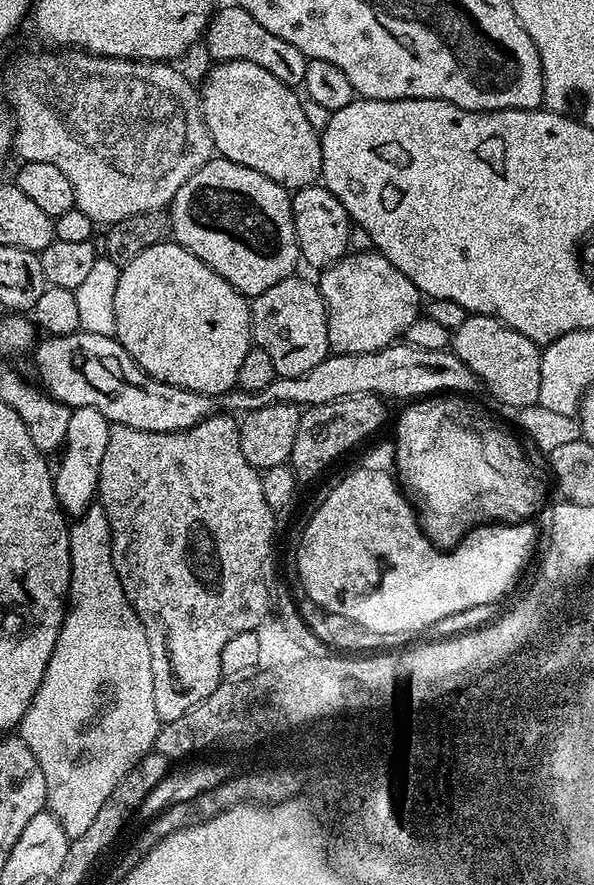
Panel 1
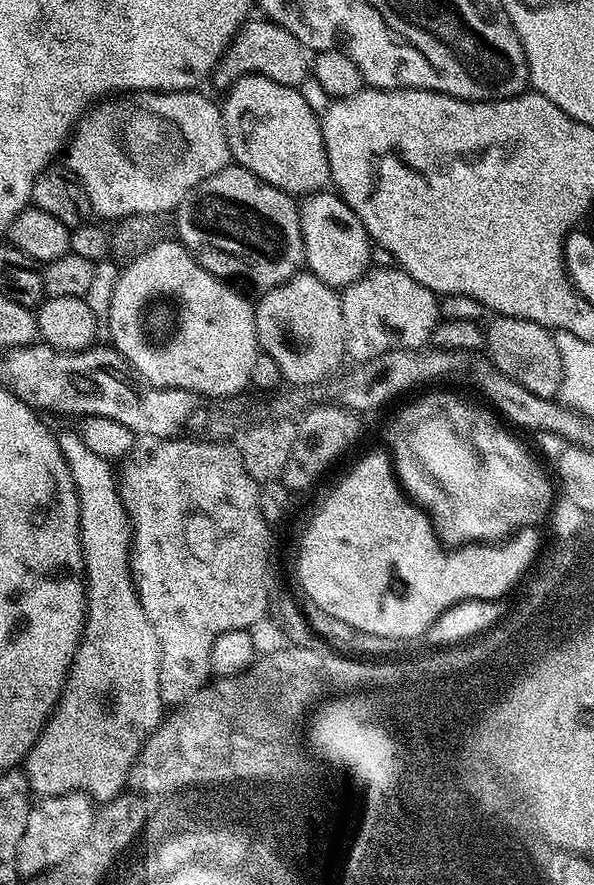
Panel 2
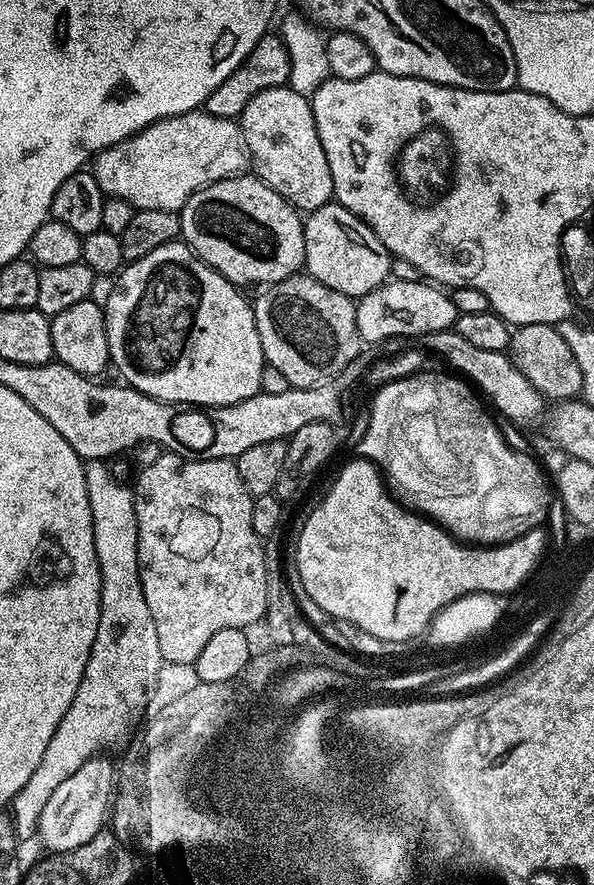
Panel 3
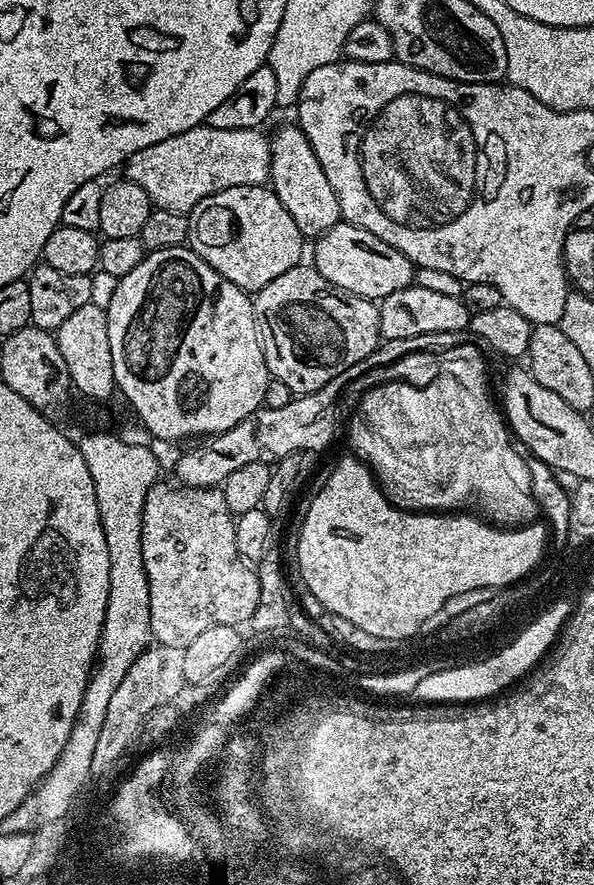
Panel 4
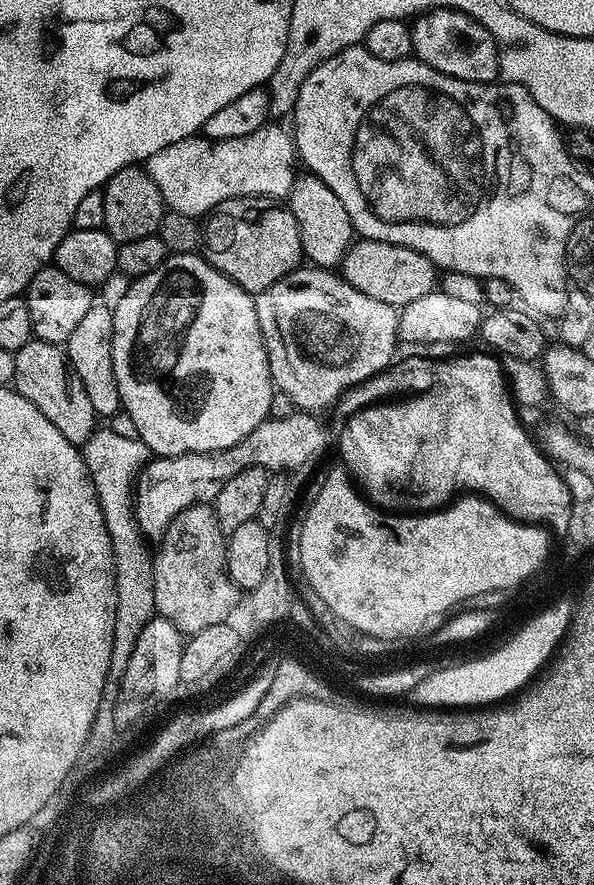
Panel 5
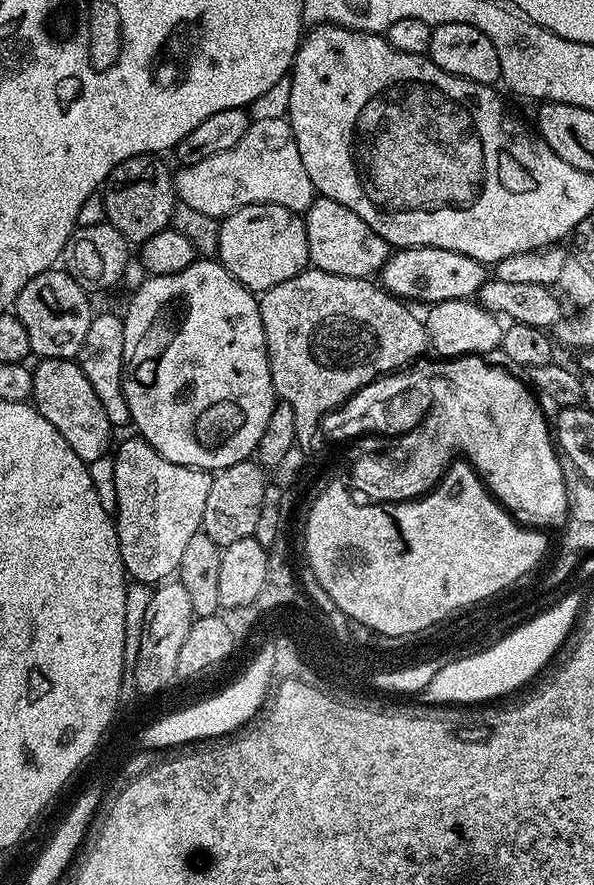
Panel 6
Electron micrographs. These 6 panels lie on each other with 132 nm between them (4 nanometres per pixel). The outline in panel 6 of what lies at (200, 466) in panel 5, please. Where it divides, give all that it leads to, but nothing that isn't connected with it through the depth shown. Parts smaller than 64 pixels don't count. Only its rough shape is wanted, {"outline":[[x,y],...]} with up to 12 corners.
{"outline":[[115,445],[124,570],[159,586],[201,531],[213,473]]}

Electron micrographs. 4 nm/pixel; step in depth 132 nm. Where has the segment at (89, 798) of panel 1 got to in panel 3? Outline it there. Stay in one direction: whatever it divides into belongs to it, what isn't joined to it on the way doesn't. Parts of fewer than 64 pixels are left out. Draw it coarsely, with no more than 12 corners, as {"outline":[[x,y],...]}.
{"outline":[[85,463],[102,578],[70,710],[12,799],[36,836],[50,794],[133,735],[162,667],[133,489]]}

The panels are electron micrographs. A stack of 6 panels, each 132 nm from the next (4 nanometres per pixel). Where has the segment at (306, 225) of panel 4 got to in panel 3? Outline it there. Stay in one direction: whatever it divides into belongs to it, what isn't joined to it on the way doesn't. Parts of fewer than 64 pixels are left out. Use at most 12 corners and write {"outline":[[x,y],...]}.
{"outline":[[312,101],[242,110],[251,171],[301,214],[333,203]]}

